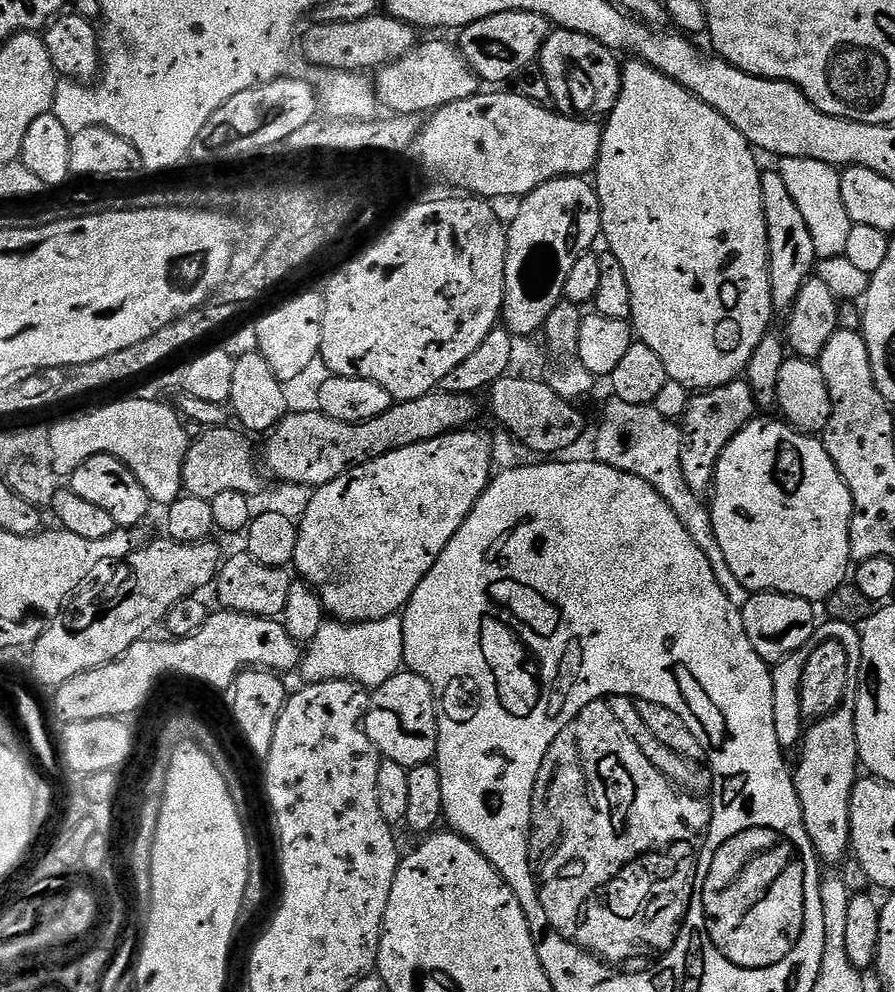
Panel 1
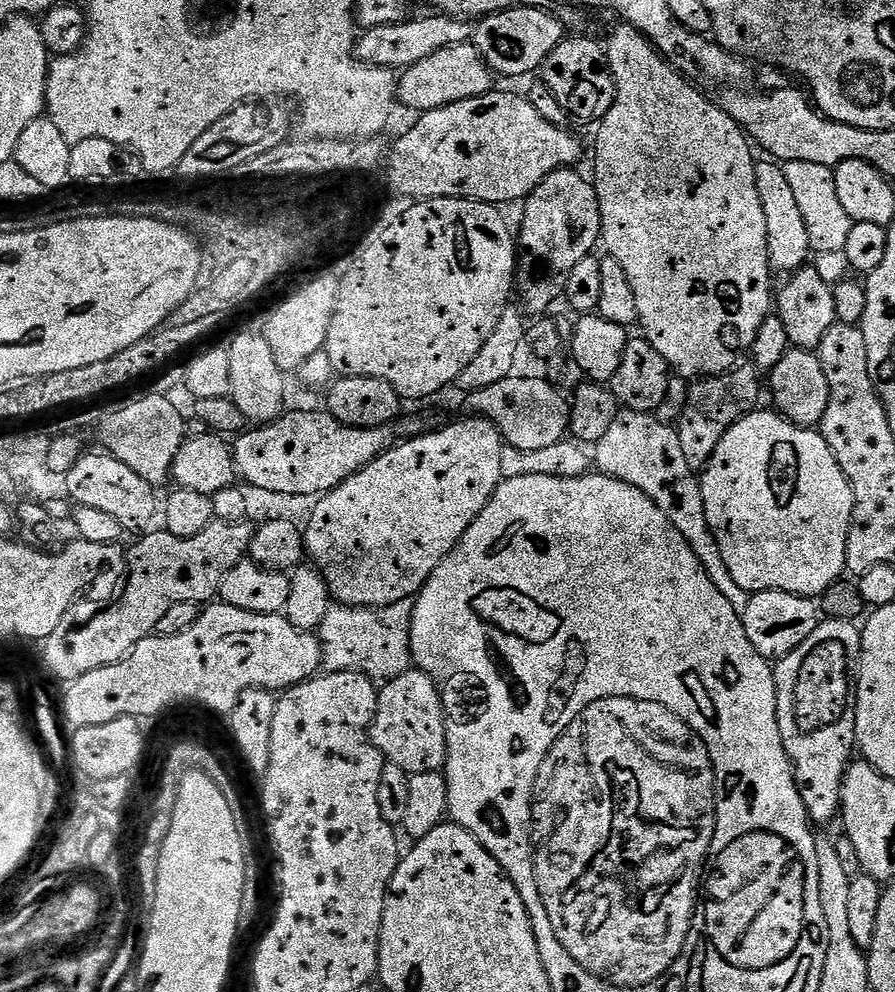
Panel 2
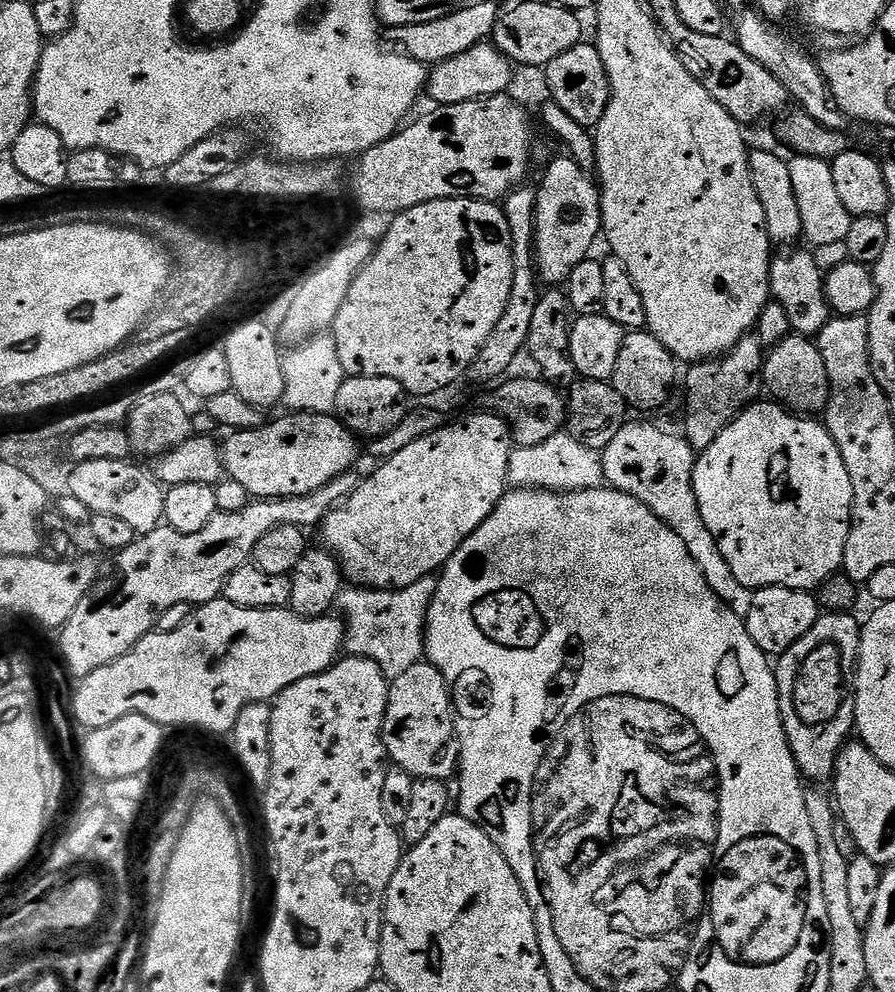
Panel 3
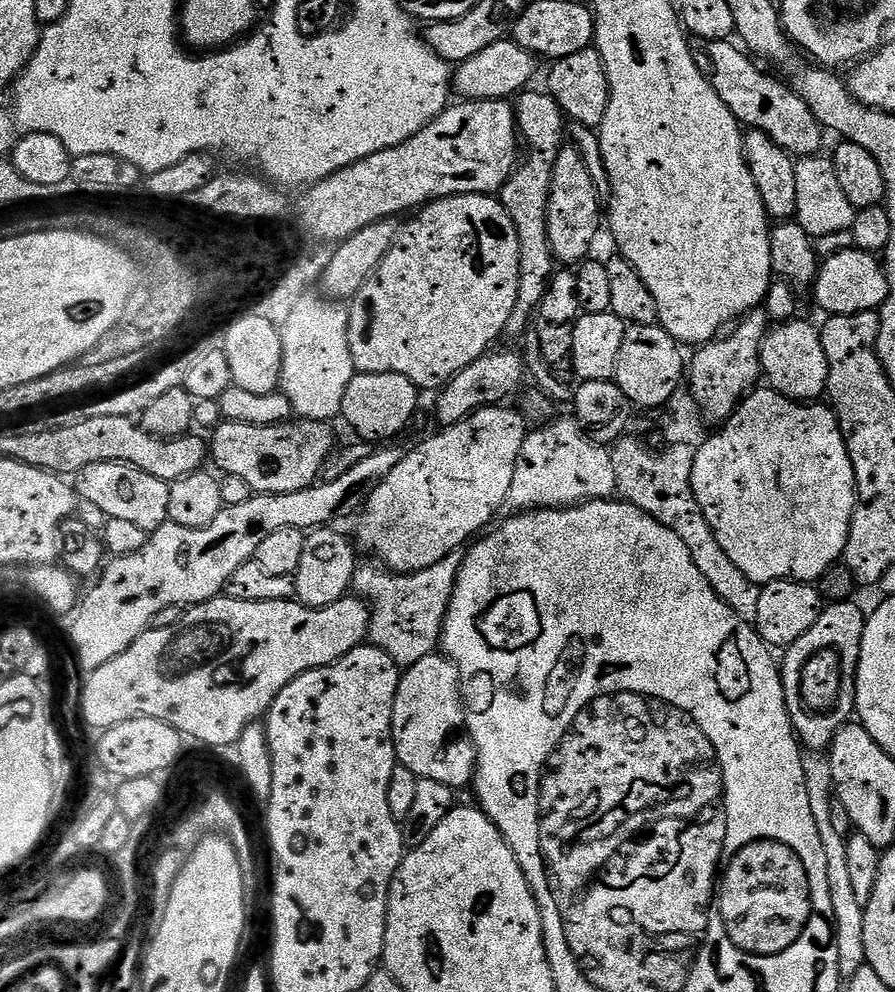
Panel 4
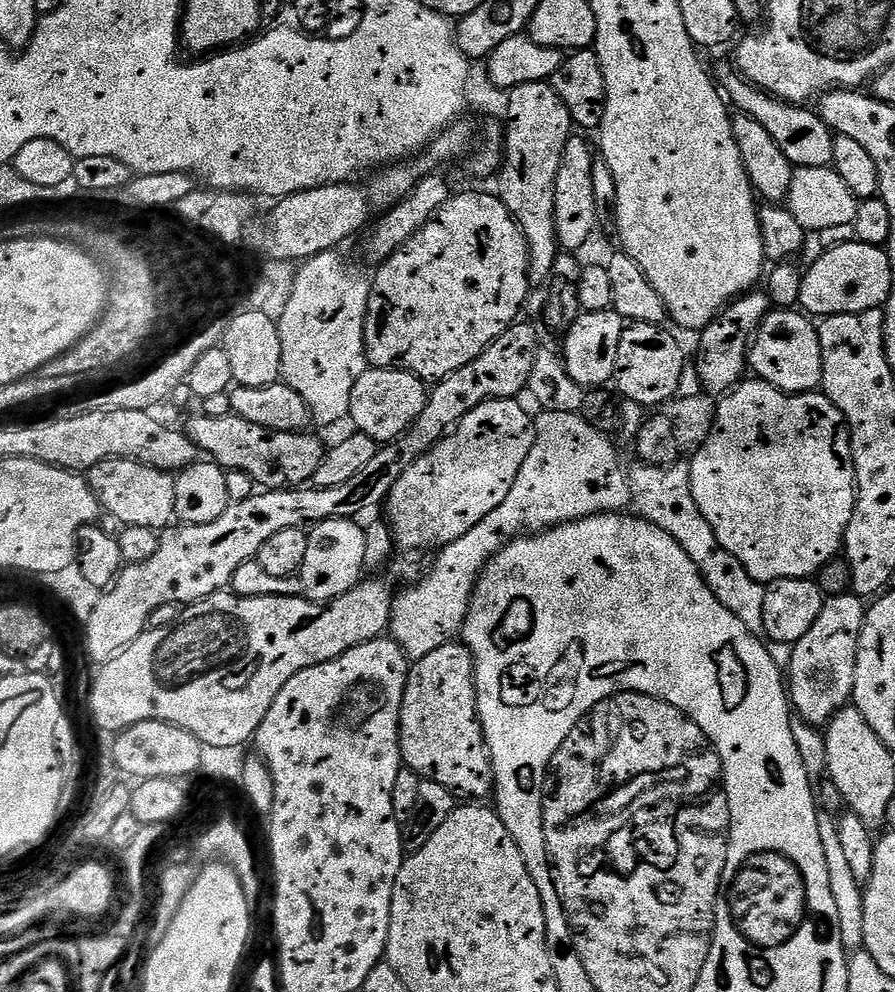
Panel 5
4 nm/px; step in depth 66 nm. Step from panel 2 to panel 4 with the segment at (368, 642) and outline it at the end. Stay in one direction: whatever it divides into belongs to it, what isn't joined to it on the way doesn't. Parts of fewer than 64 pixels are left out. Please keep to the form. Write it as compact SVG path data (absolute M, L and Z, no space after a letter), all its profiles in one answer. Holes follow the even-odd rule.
M451 552L442 558L442 562L407 574L393 574L375 563L357 565L351 591L370 605L372 621L368 627L368 640L375 647L386 650L401 669L422 662L422 658L433 655L441 647L444 619L454 594L461 561L460 552Z

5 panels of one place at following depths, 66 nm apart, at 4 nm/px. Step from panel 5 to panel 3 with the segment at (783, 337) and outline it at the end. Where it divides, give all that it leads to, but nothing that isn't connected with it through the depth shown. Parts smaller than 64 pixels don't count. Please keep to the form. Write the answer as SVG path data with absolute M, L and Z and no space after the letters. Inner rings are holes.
M793 334L771 345L764 358L764 383L773 401L797 414L820 414L828 406L828 375L820 348L809 337Z

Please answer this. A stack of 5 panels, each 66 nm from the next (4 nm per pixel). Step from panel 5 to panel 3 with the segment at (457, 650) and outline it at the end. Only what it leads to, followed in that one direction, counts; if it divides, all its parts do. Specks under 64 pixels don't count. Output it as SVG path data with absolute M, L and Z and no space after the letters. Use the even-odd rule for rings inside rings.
M427 662L410 666L406 674L398 674L388 686L382 734L389 761L417 778L451 781L460 763L457 719L444 675Z

